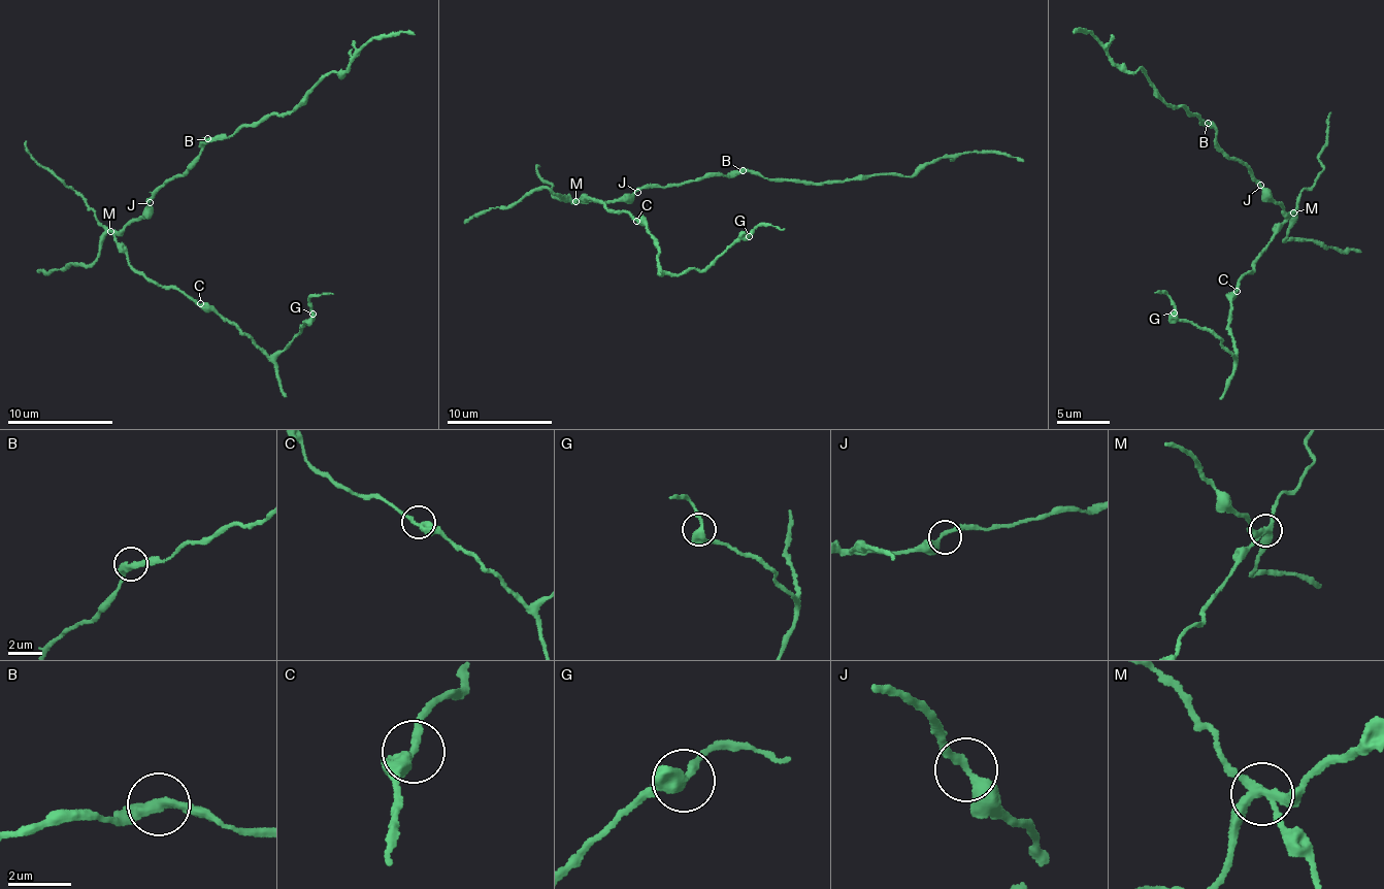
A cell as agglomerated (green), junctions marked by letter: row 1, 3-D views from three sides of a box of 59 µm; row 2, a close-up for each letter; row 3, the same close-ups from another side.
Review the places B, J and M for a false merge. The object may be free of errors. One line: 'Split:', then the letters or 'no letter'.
Split: M

